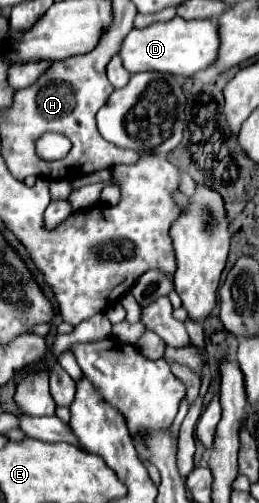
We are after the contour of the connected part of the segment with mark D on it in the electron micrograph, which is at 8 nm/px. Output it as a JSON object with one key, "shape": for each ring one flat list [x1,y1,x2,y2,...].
{"shape":[[175,17,167,23,153,23,145,29,133,29,125,37,119,55,129,73,159,71,159,73,193,77,195,73,213,67,217,61,217,55,219,55,219,29,217,27,219,25,215,19,185,21,181,17]]}

